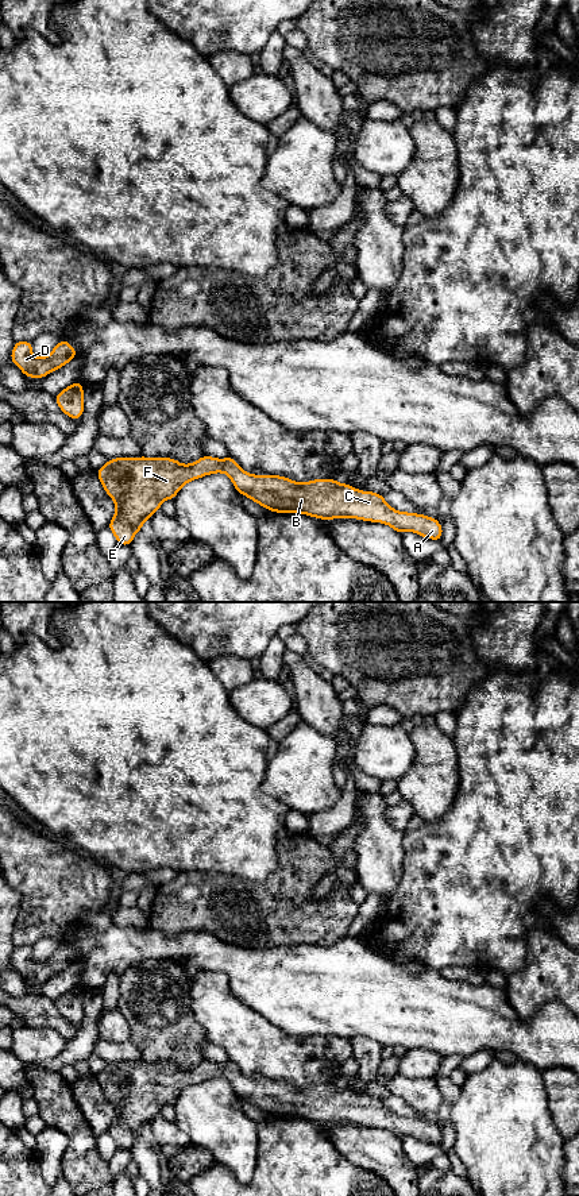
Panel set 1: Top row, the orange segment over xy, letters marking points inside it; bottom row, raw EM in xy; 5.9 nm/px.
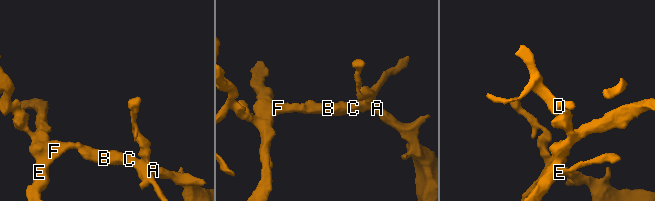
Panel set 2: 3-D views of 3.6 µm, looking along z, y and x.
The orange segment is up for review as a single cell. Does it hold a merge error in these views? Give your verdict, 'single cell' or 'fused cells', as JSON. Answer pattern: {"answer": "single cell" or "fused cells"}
{"answer": "single cell"}

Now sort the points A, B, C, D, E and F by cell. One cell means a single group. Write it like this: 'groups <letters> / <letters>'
groups A B C D E F

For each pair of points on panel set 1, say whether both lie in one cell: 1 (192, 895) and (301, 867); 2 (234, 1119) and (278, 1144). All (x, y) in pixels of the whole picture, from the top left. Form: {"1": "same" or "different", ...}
{"1": "same", "2": "different"}

